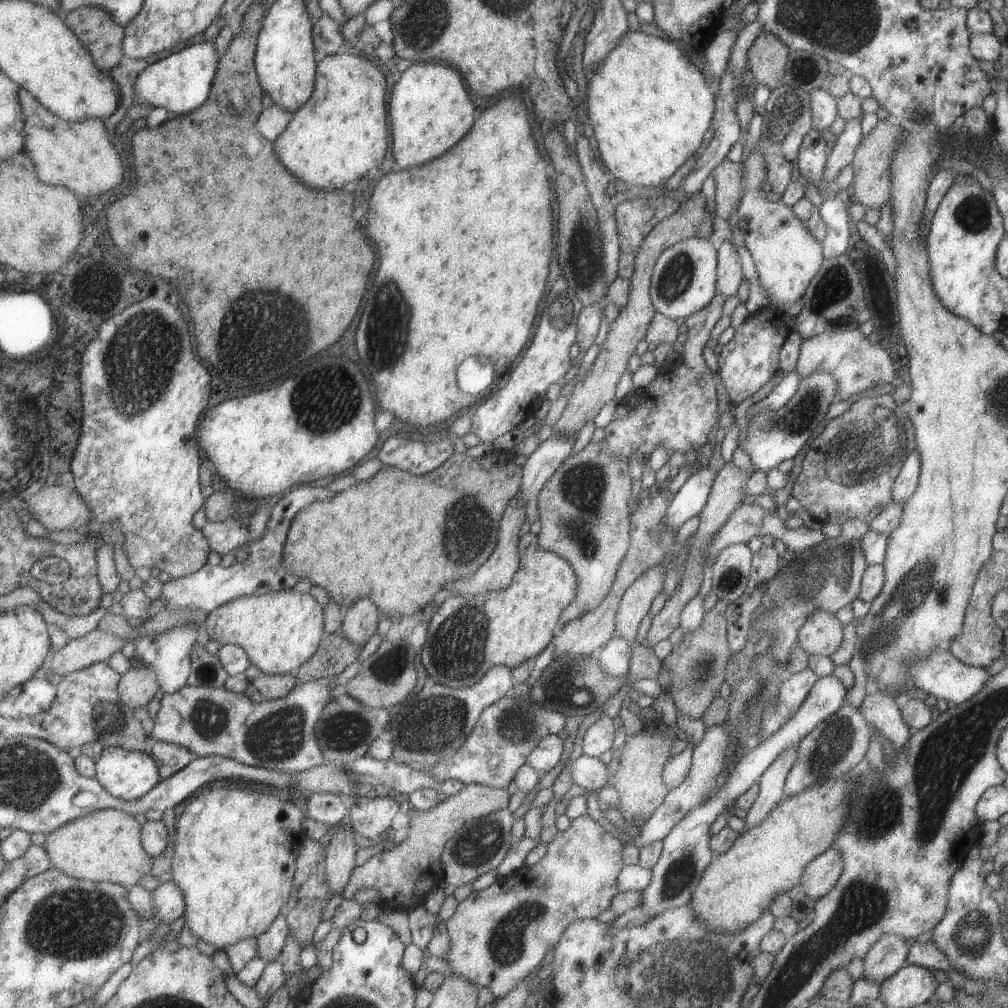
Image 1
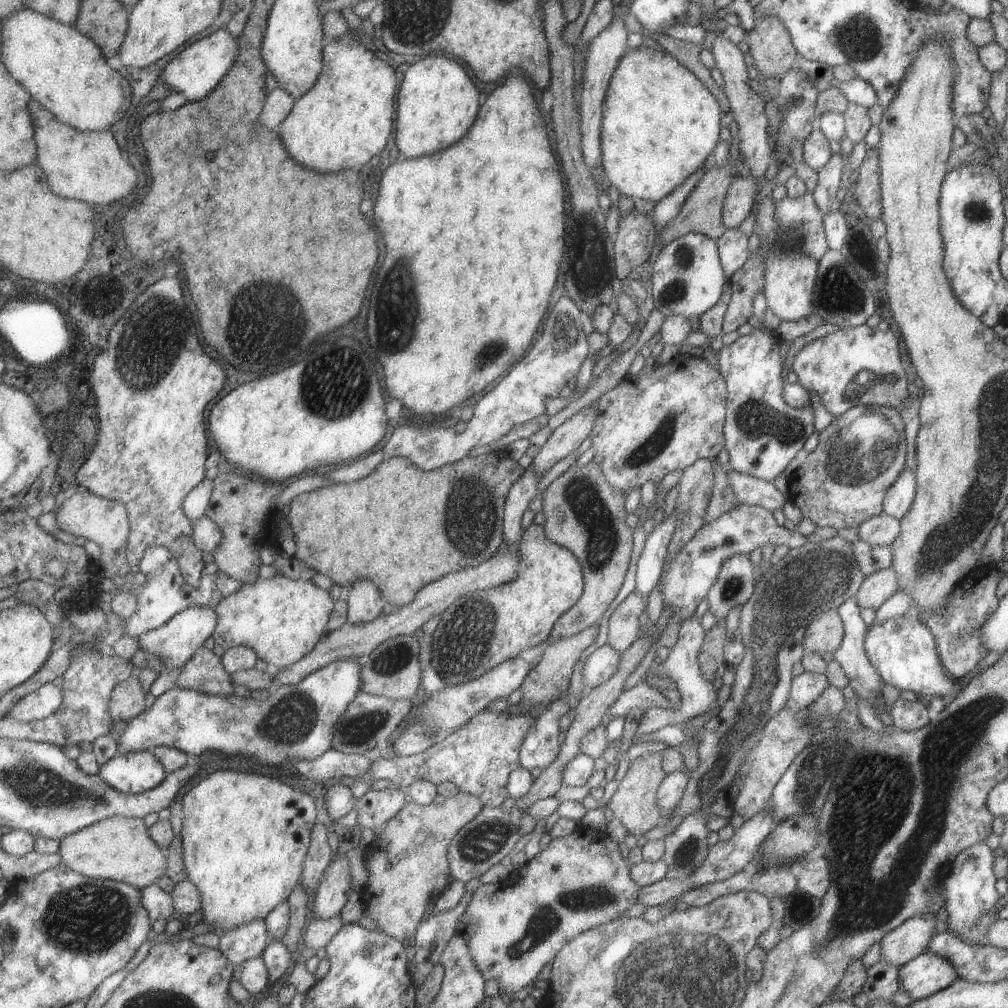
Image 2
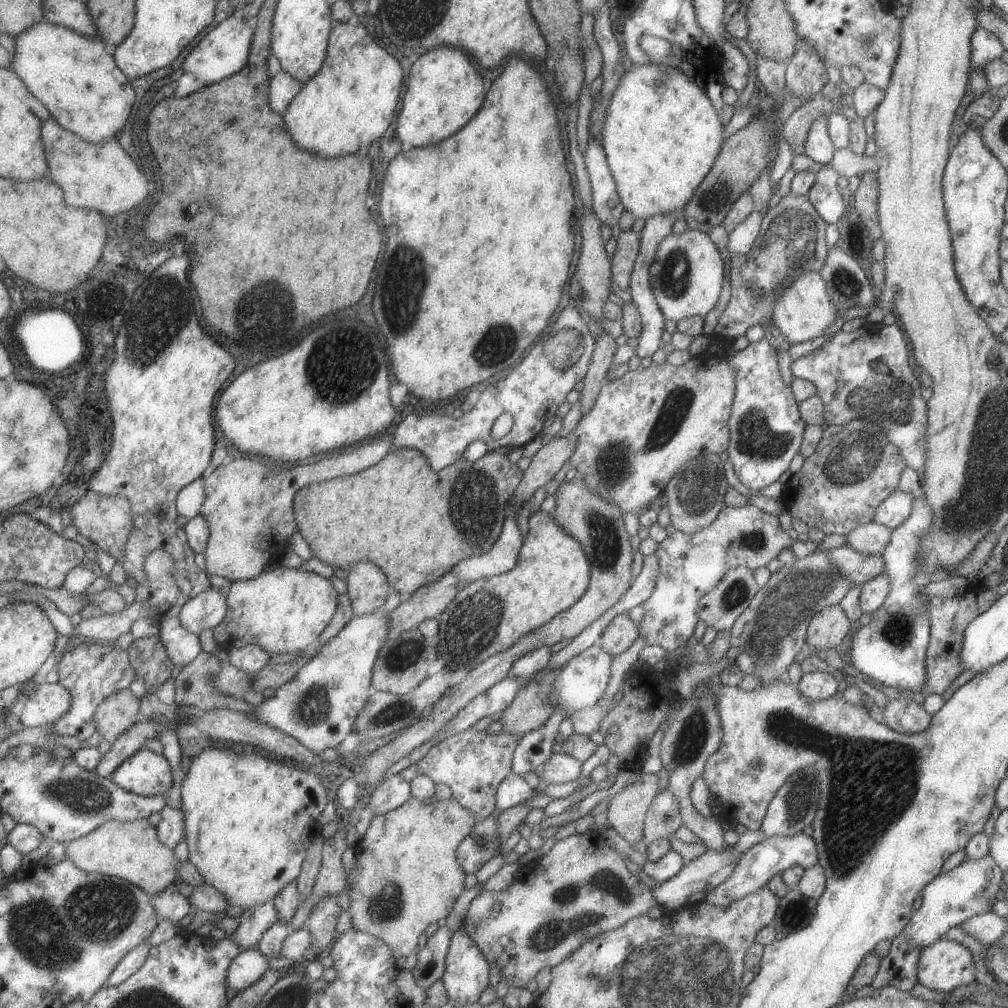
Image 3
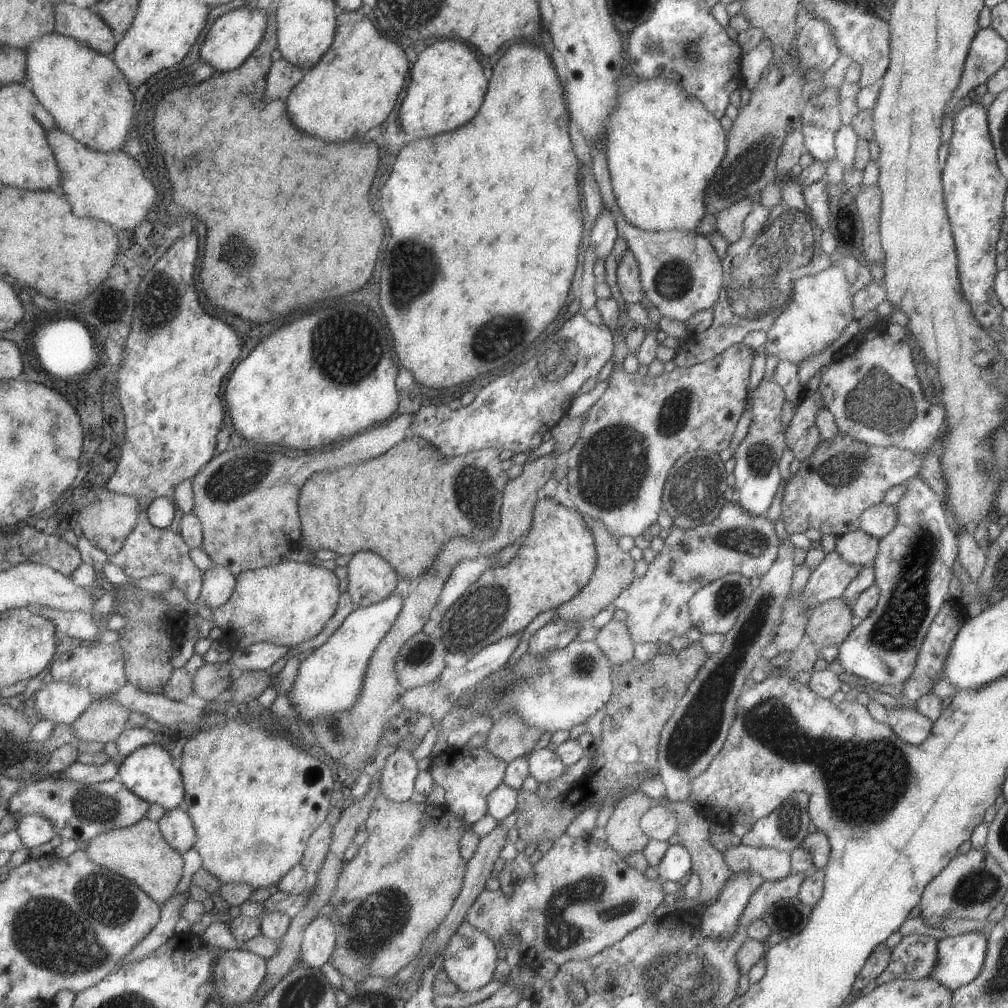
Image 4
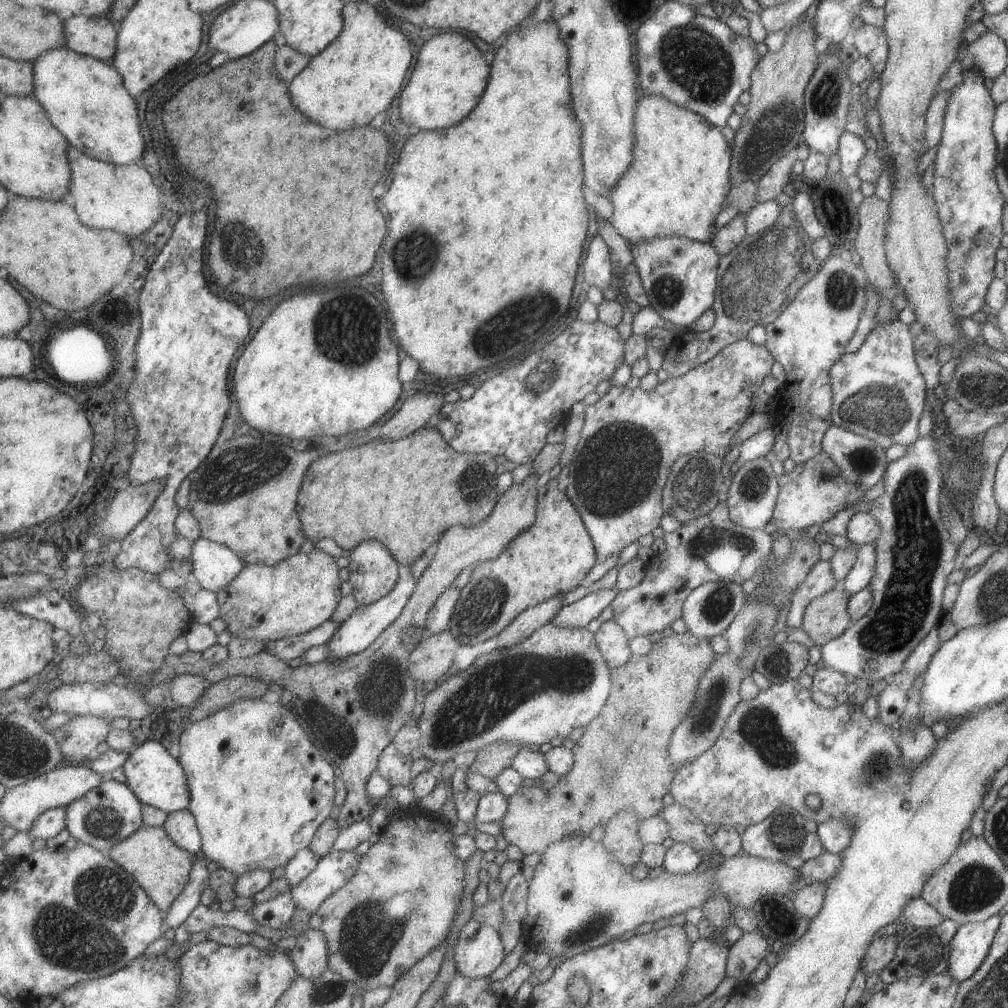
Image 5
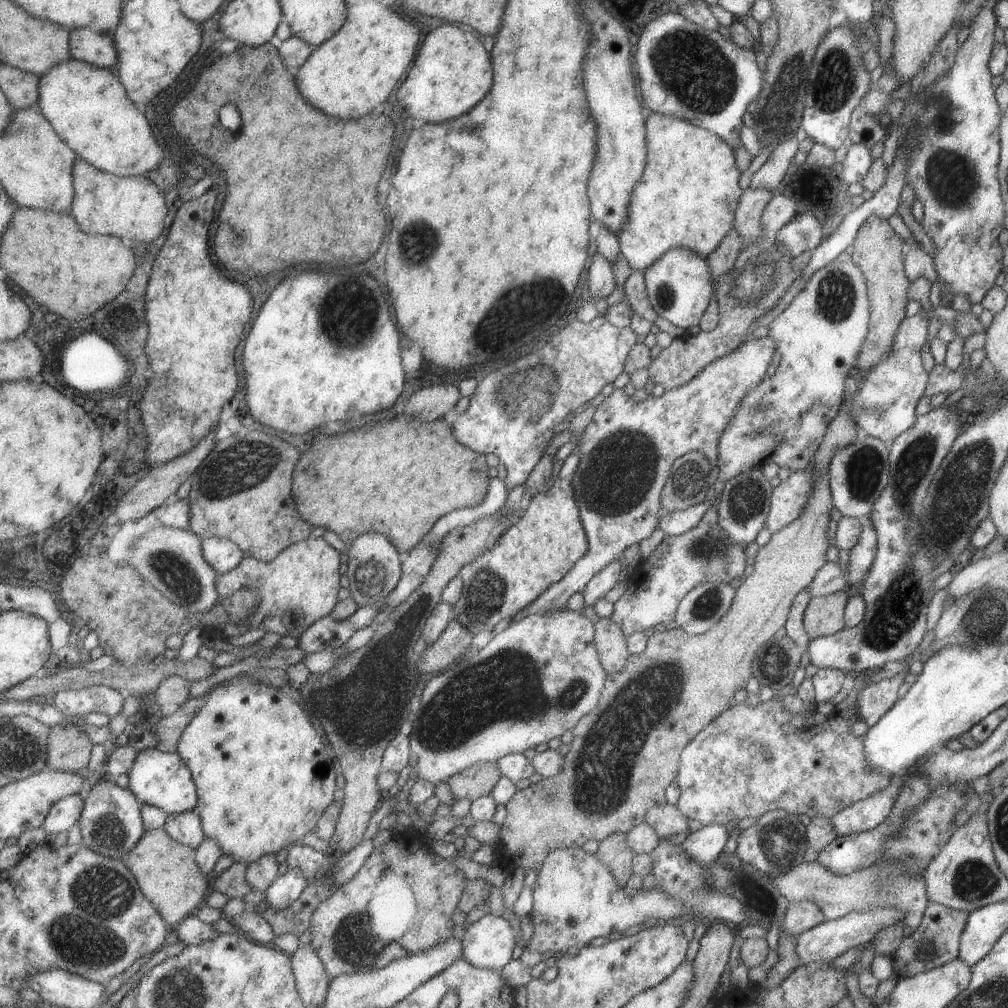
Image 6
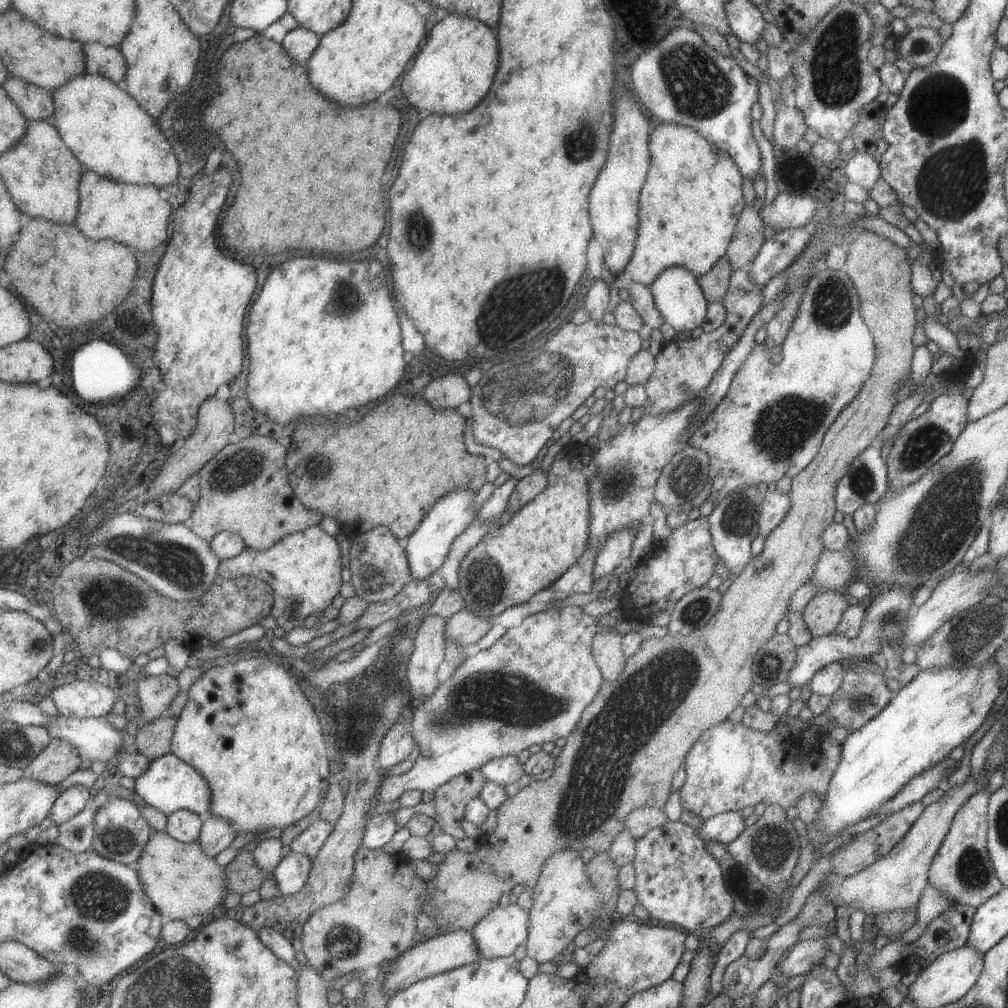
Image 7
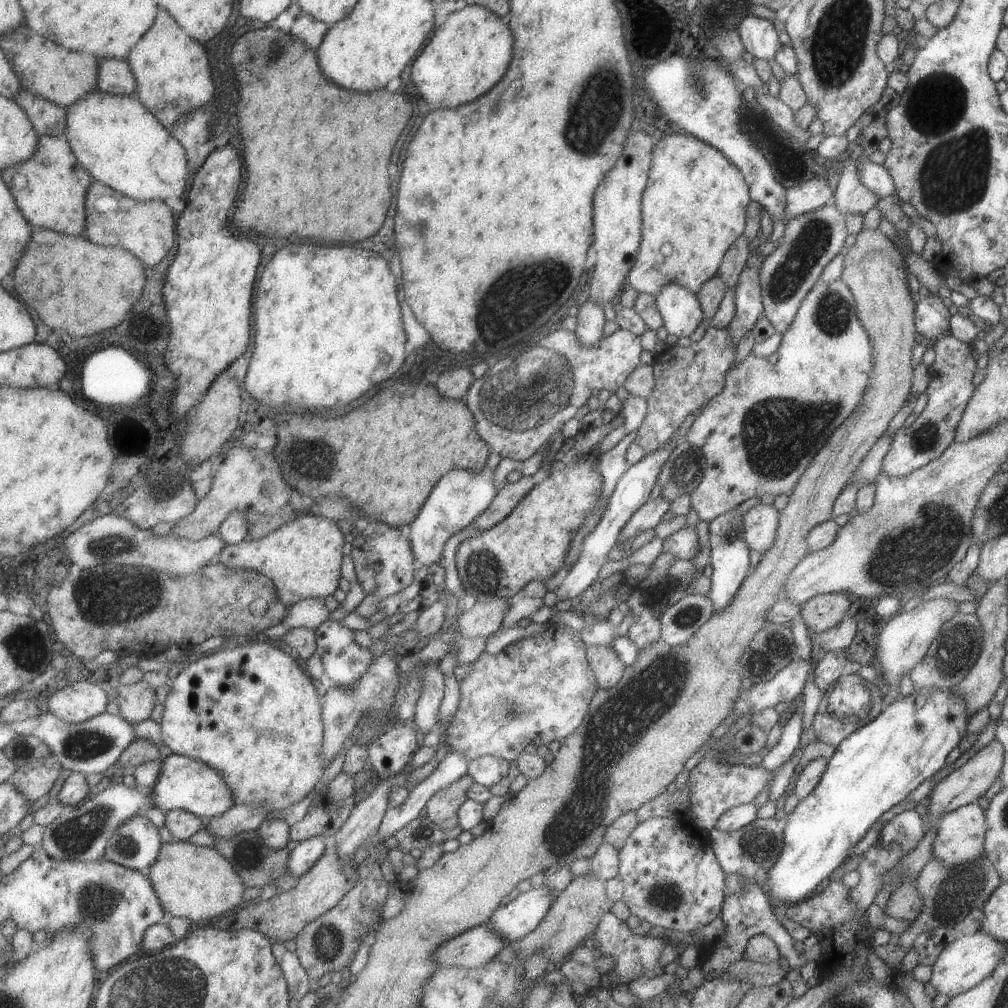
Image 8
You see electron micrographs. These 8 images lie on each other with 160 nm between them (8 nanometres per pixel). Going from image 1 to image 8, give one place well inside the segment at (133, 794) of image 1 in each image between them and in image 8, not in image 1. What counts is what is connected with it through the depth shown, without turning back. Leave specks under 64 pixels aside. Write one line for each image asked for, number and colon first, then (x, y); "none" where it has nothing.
2: (132, 772)
3: (148, 773)
4: (149, 772)
5: (158, 779)
6: (165, 780)
7: (170, 783)
8: (186, 784)

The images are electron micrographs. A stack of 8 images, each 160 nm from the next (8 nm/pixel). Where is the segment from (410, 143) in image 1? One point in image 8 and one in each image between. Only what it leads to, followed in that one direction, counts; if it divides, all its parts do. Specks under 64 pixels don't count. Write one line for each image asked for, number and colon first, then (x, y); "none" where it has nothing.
2: (436, 102)
3: (443, 91)
4: (446, 86)
5: (450, 75)
6: (451, 72)
7: (453, 71)
8: (467, 53)

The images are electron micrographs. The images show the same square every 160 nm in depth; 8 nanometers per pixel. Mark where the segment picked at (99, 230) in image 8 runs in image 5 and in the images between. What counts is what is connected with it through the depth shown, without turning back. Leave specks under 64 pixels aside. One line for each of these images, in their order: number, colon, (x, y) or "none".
5: (124, 197)
6: (135, 208)
7: (134, 214)

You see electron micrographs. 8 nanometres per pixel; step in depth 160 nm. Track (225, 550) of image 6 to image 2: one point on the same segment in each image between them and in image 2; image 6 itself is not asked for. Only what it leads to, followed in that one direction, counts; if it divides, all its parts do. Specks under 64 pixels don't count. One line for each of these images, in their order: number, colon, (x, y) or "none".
2: (175, 642)
3: (206, 611)
4: (220, 583)
5: (215, 565)

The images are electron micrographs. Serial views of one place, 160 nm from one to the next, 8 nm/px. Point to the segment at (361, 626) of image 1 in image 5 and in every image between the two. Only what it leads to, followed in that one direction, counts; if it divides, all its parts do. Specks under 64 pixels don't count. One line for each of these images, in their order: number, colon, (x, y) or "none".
2: (364, 603)
3: (366, 584)
4: (370, 579)
5: (372, 570)

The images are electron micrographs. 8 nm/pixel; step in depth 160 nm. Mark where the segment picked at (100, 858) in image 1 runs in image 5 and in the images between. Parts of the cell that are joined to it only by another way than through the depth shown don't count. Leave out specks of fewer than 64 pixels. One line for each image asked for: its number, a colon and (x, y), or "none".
2: (121, 848)
3: (133, 851)
4: (141, 852)
5: (163, 868)

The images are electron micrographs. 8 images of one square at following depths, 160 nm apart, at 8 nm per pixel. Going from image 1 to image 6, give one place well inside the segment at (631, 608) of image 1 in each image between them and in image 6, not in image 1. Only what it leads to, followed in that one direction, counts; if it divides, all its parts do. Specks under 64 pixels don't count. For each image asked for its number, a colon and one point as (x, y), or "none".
2: (623, 629)
3: (618, 634)
4: (613, 638)
5: (609, 638)
6: (610, 643)

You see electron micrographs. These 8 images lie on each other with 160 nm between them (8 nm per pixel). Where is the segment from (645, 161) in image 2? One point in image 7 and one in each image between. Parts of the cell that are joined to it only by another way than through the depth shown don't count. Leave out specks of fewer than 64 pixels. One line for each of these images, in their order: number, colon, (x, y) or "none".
3: (660, 135)
4: (662, 145)
5: (678, 176)
6: (686, 196)
7: (690, 201)

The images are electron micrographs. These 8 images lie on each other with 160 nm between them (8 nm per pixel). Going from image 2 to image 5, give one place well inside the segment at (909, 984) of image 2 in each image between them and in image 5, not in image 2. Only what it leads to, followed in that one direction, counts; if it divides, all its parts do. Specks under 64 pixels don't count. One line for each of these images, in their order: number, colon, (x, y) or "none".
3: (944, 965)
4: (958, 959)
5: (969, 945)

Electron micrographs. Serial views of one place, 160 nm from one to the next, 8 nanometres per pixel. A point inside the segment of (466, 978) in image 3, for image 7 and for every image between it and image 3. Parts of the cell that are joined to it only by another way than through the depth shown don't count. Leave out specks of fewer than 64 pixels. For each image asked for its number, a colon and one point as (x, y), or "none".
4: (469, 958)
5: (477, 951)
6: (487, 943)
7: (499, 933)

